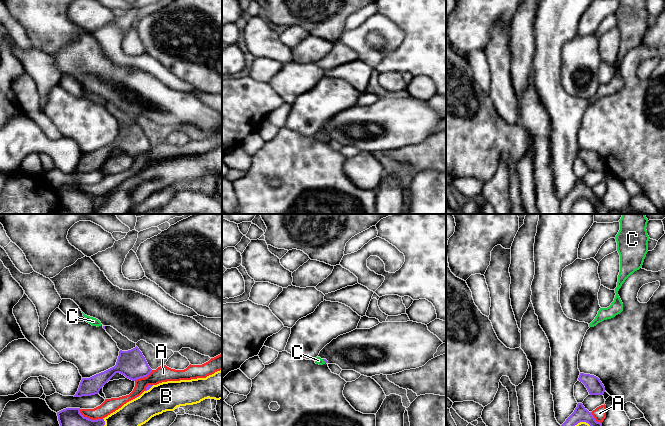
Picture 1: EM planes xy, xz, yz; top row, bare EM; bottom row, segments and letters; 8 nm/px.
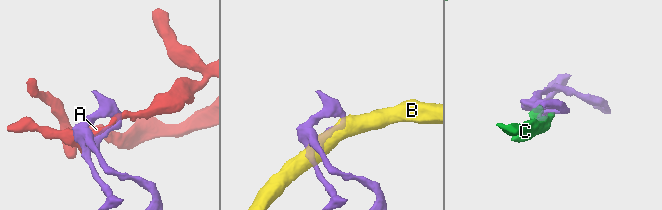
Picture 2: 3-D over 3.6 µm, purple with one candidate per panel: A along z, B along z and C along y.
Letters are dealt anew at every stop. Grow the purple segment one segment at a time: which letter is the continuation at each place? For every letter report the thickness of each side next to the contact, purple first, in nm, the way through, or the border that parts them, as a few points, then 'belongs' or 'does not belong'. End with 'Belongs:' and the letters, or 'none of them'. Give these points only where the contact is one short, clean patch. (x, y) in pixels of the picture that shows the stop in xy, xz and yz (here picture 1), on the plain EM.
A: 200/120 nm | does not belong
B: 120/190 nm | does not belong
C: 20/60 nm | across xz (325, 136), (324, 136), (318, 136) | belongs
Belongs: C

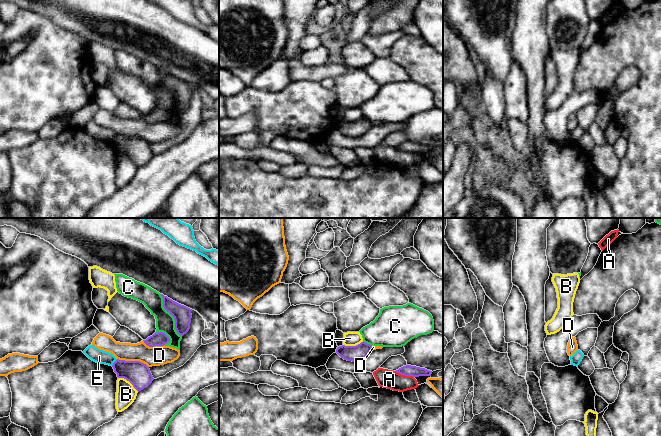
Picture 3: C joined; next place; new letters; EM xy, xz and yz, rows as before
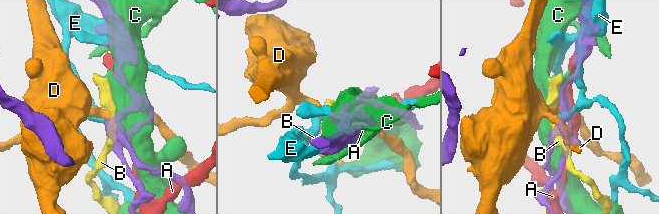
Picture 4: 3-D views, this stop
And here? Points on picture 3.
A: 90/150 nm | does not belong
B: 190/160 nm | does not belong
C: 150/160 nm | does not belong
D: 190/160 nm | does not belong
E: 190/110 nm | does not belong
Belongs: none of them

